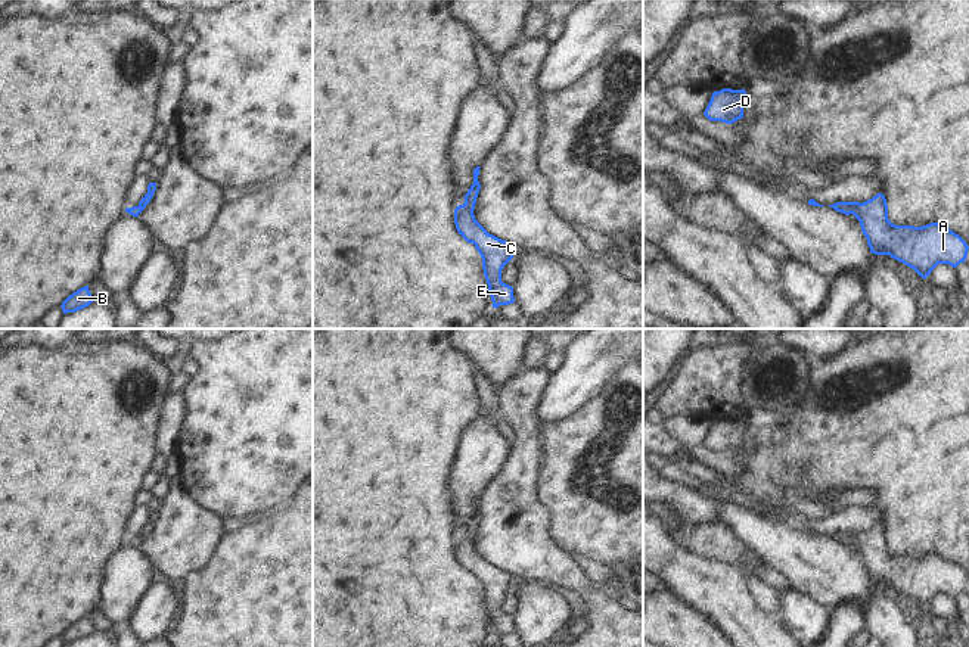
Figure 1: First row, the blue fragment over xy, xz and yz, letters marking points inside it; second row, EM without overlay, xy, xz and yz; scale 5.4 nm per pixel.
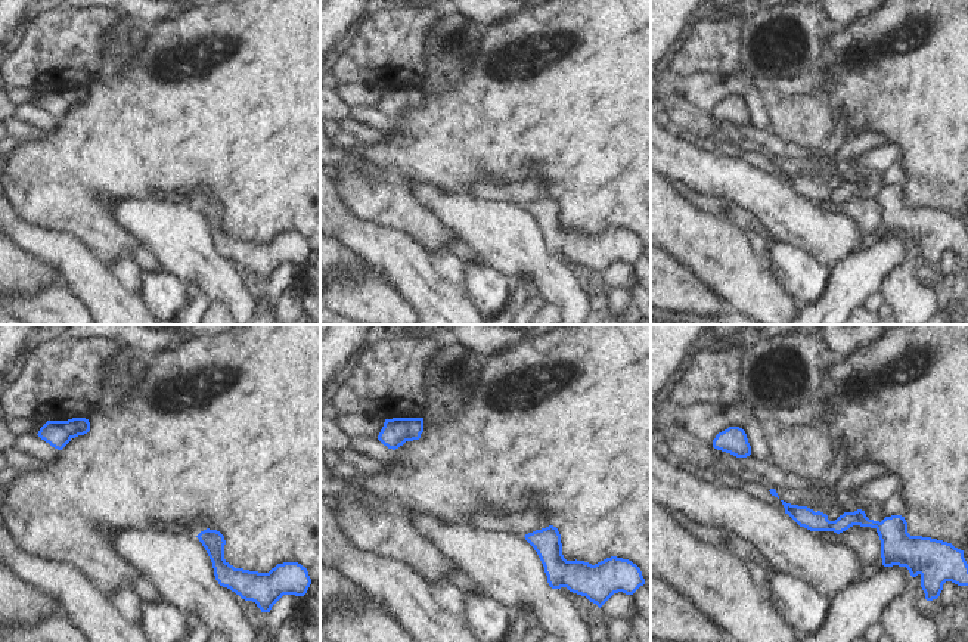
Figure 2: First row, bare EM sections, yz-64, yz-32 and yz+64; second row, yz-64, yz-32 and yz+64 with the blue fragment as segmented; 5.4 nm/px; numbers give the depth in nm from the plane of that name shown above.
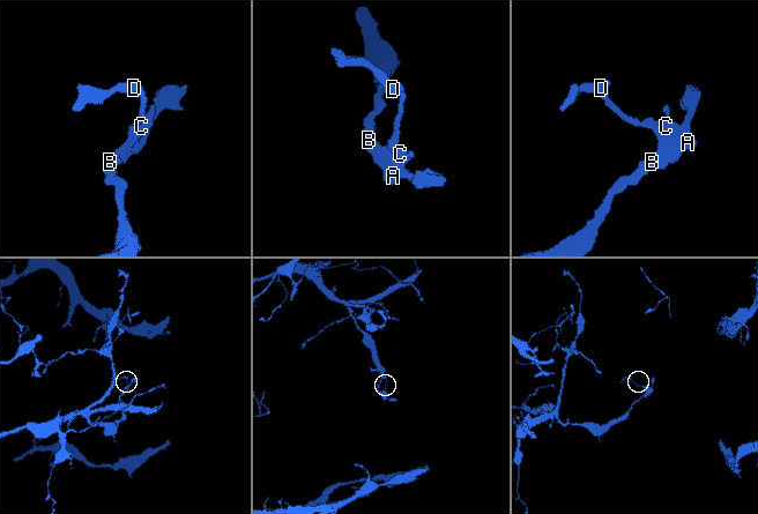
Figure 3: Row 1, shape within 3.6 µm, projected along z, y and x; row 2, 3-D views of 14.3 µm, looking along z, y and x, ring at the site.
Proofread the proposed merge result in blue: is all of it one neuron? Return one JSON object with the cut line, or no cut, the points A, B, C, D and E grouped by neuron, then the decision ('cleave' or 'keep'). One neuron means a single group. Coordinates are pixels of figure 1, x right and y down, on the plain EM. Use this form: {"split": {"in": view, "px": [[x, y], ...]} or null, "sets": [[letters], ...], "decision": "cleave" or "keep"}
{"split": null, "sets": [["A", "B", "C", "D", "E"]], "decision": "keep"}

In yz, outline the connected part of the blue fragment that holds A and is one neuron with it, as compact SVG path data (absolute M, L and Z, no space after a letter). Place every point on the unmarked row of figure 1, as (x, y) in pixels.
M882 523L860 532L836 532L829 535L845 545L852 544L861 556L870 582L889 585L926 609L938 594L957 597L965 592L966 572L938 553L922 557L895 556L888 550L888 535Z

